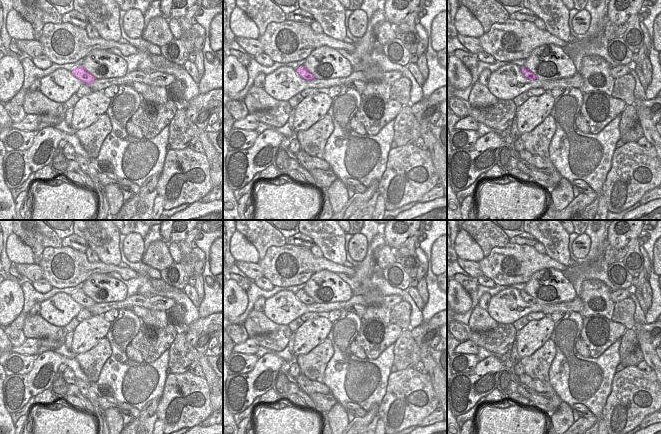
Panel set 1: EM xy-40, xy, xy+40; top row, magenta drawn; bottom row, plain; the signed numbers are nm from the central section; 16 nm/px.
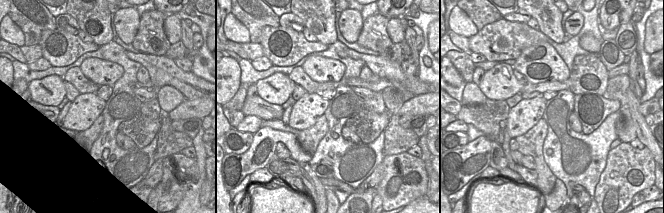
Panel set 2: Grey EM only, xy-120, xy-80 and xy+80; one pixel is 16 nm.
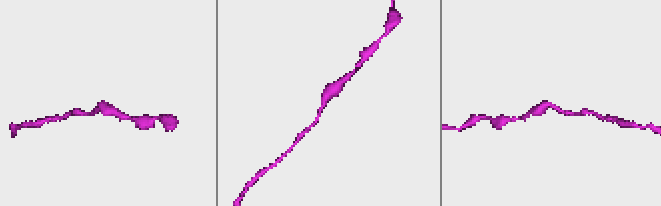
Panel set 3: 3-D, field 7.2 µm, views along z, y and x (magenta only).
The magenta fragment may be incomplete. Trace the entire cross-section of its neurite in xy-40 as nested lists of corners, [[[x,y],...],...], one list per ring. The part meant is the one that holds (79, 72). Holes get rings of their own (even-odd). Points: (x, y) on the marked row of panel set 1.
[[[82,64],[76,66],[70,72],[71,72],[71,74],[74,77],[76,77],[77,79],[79,79],[85,85],[89,85],[91,82],[93,82],[95,80],[94,76],[92,76],[89,72],[87,72],[83,68]]]

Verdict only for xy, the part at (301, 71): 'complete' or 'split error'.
complete

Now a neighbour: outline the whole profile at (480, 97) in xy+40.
[[[478,81],[473,85],[468,102],[472,108],[485,108],[498,102],[496,98],[487,88]]]

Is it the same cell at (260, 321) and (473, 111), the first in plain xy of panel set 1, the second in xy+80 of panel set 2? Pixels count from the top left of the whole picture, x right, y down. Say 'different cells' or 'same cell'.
different cells

